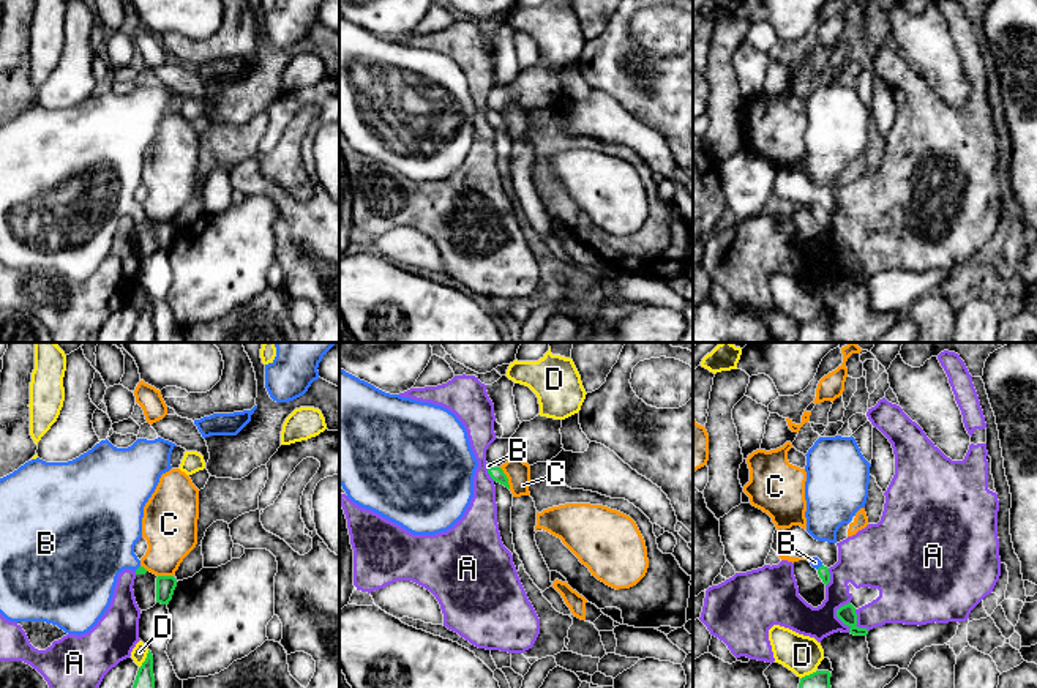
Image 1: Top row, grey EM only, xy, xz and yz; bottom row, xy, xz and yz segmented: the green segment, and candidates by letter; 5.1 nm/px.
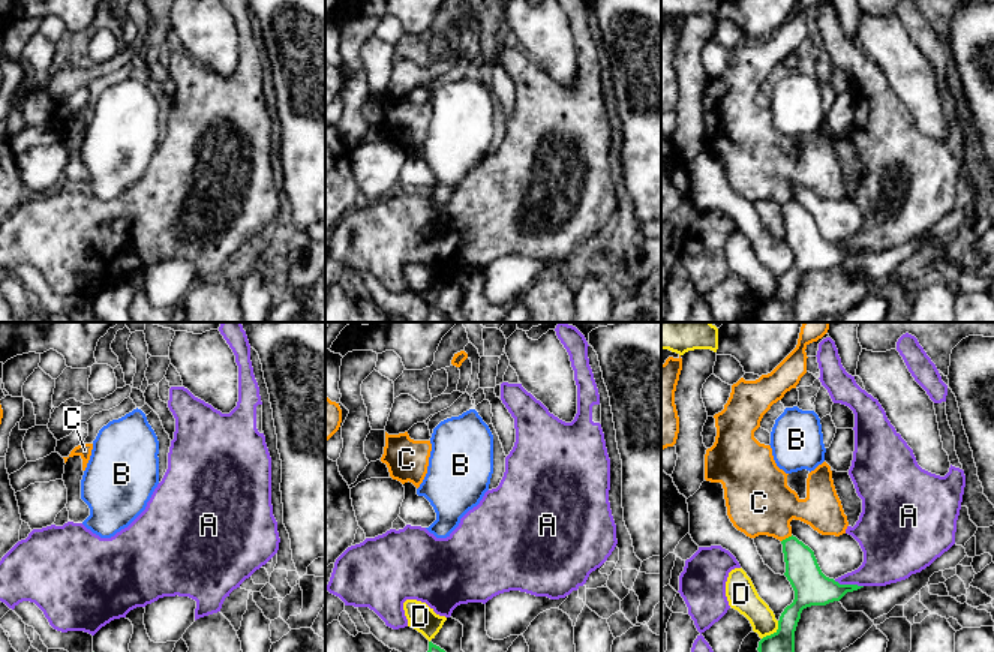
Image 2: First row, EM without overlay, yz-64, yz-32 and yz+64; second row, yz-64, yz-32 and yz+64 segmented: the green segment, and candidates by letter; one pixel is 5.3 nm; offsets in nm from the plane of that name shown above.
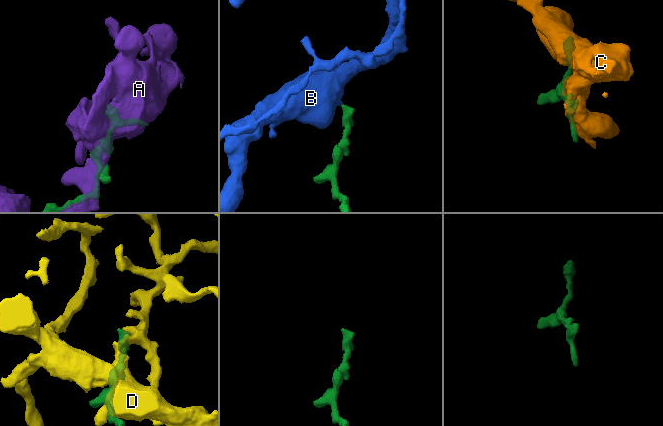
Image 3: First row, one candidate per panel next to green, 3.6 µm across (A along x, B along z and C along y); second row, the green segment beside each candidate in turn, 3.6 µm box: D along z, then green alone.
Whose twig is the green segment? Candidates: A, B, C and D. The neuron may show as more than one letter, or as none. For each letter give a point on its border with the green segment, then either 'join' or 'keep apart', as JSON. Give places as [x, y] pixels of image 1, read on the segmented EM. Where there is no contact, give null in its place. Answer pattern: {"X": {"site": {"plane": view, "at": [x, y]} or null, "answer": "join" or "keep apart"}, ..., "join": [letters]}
{"A": {"site": {"plane": "yz", "at": [837, 616]}, "answer": "keep apart"}, "B": {"site": {"plane": "yz", "at": [819, 567]}, "answer": "join"}, "C": {"site": {"plane": "xz", "at": [507, 478]}, "answer": "keep apart"}, "D": {"site": {"plane": "xy", "at": [146, 660]}, "answer": "keep apart"}, "join": ["B"]}

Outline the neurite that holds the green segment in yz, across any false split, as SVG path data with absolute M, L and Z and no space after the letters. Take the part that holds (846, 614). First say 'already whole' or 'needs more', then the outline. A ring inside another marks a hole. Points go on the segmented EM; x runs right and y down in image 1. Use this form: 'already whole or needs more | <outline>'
already whole | M848 603L844 606L841 606L840 609L837 609L837 617L849 626L849 633L854 636L867 636L868 630L867 628L859 628L857 626L857 614L855 614L855 608Z

